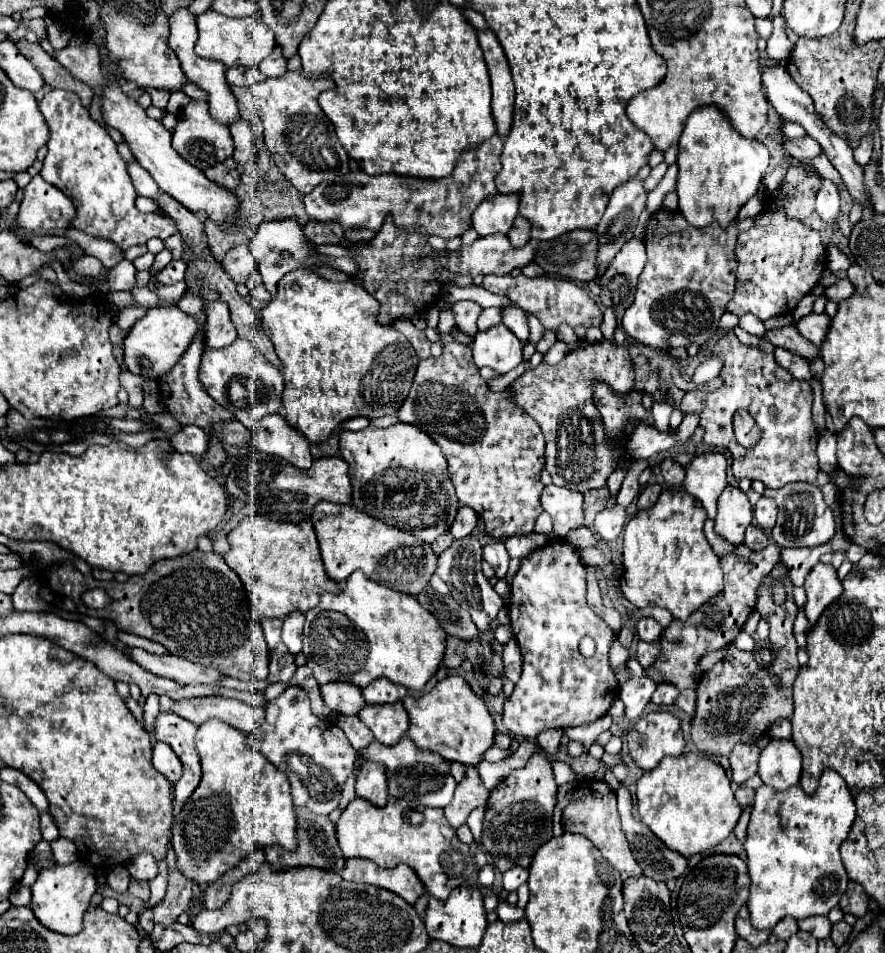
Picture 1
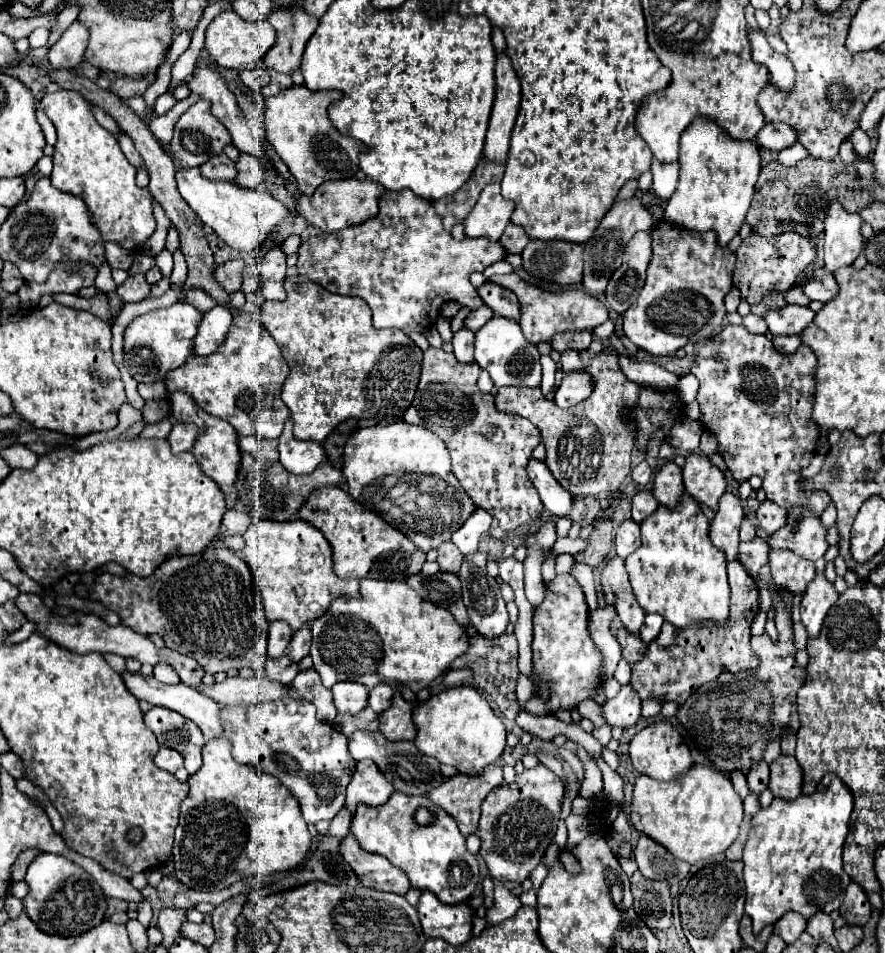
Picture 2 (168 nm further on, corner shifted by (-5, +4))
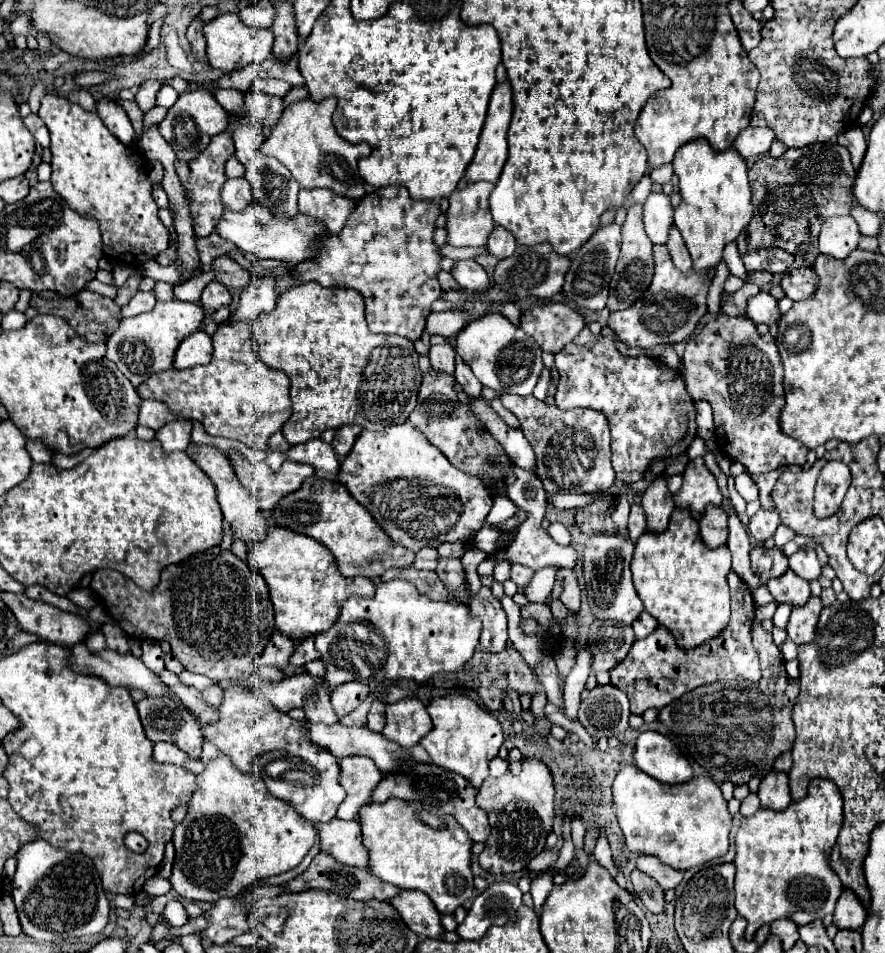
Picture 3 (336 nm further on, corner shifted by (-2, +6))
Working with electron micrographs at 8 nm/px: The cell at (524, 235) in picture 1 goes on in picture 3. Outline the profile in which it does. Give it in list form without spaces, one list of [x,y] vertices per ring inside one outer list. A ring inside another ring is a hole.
[[[496,226],[492,230],[492,234],[488,236],[486,250],[488,250],[488,254],[492,254],[496,258],[508,258],[516,250],[516,240],[514,240],[514,236],[506,228]]]

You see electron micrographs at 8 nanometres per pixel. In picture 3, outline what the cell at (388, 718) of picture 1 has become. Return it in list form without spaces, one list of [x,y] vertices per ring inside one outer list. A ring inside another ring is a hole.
[[[402,698],[394,704],[386,704],[386,726],[382,736],[388,740],[410,748],[416,746],[428,730],[432,730],[432,722],[418,698]]]

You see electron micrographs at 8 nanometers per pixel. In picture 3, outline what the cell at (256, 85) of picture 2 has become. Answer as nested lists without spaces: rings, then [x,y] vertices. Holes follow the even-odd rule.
[[[266,78],[266,80],[256,80],[256,82],[252,84],[252,92],[256,92],[256,90],[266,92],[266,94],[272,94],[272,96],[280,96],[280,98],[284,98],[284,96],[292,90],[292,86],[290,86],[288,82],[284,82],[284,80]]]

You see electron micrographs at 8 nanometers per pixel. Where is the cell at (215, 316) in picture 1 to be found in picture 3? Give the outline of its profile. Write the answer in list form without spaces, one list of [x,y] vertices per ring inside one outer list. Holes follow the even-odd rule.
[[[198,330],[178,346],[174,368],[184,370],[192,366],[202,366],[202,364],[208,364],[210,358],[212,358],[212,338],[206,332]]]

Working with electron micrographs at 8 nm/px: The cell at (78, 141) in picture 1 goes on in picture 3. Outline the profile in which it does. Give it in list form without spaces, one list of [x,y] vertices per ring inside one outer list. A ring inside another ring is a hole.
[[[46,94],[40,100],[38,116],[50,132],[52,186],[74,212],[94,218],[100,224],[104,254],[114,262],[128,264],[130,268],[142,268],[148,260],[154,260],[160,252],[164,252],[168,248],[168,230],[158,218],[158,206],[152,198],[152,182],[148,178],[148,162],[144,156],[138,156],[142,152],[136,152],[116,140],[96,112],[82,110],[78,104],[72,104],[62,96]]]

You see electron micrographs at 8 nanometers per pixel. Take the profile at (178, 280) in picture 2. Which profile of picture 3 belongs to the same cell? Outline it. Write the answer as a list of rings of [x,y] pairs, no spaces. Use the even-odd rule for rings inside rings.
[[[186,90],[178,96],[176,104],[168,110],[166,120],[160,124],[160,134],[166,138],[166,142],[174,148],[176,158],[190,162],[194,160],[210,142],[212,136],[218,132],[224,132],[230,124],[230,114],[216,102],[214,94],[208,90]]]

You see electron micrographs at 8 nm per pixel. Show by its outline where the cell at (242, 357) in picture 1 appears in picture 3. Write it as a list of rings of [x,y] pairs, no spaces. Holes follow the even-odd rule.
[[[228,320],[212,338],[214,354],[204,366],[166,370],[138,386],[144,400],[164,402],[174,416],[190,418],[204,426],[210,436],[240,440],[254,450],[268,450],[268,440],[290,418],[290,380],[284,372],[268,368],[254,348],[246,322]]]

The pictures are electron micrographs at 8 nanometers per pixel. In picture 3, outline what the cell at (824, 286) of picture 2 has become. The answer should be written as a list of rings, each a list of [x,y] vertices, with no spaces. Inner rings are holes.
[[[800,266],[800,268],[792,268],[784,274],[782,282],[780,282],[784,294],[790,300],[806,300],[814,294],[816,290],[816,274],[812,272],[810,266]]]

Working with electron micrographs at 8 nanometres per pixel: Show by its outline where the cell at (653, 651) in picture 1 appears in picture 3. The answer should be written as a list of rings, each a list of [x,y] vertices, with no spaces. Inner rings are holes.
[[[594,620],[586,640],[592,654],[592,670],[612,670],[628,654],[636,636],[626,624]]]

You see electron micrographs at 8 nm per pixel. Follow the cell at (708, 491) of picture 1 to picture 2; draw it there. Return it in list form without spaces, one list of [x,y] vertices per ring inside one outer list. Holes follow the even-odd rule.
[[[691,452],[683,466],[683,482],[685,492],[697,498],[697,502],[709,506],[715,512],[719,498],[727,492],[725,474],[711,464],[709,456]]]

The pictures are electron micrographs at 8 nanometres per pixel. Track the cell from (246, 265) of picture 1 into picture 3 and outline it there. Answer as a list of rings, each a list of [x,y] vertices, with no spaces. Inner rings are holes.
[[[210,282],[200,298],[200,304],[204,308],[204,312],[216,312],[222,306],[230,306],[232,296],[228,292],[228,288],[224,288],[220,282]]]

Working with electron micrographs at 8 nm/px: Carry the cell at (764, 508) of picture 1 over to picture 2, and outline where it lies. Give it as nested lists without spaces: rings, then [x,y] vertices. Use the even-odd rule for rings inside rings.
[[[765,500],[761,502],[759,510],[757,510],[757,522],[759,528],[763,528],[767,534],[773,534],[775,530],[779,530],[787,520],[787,510],[783,510],[781,506],[775,506],[775,502]]]

